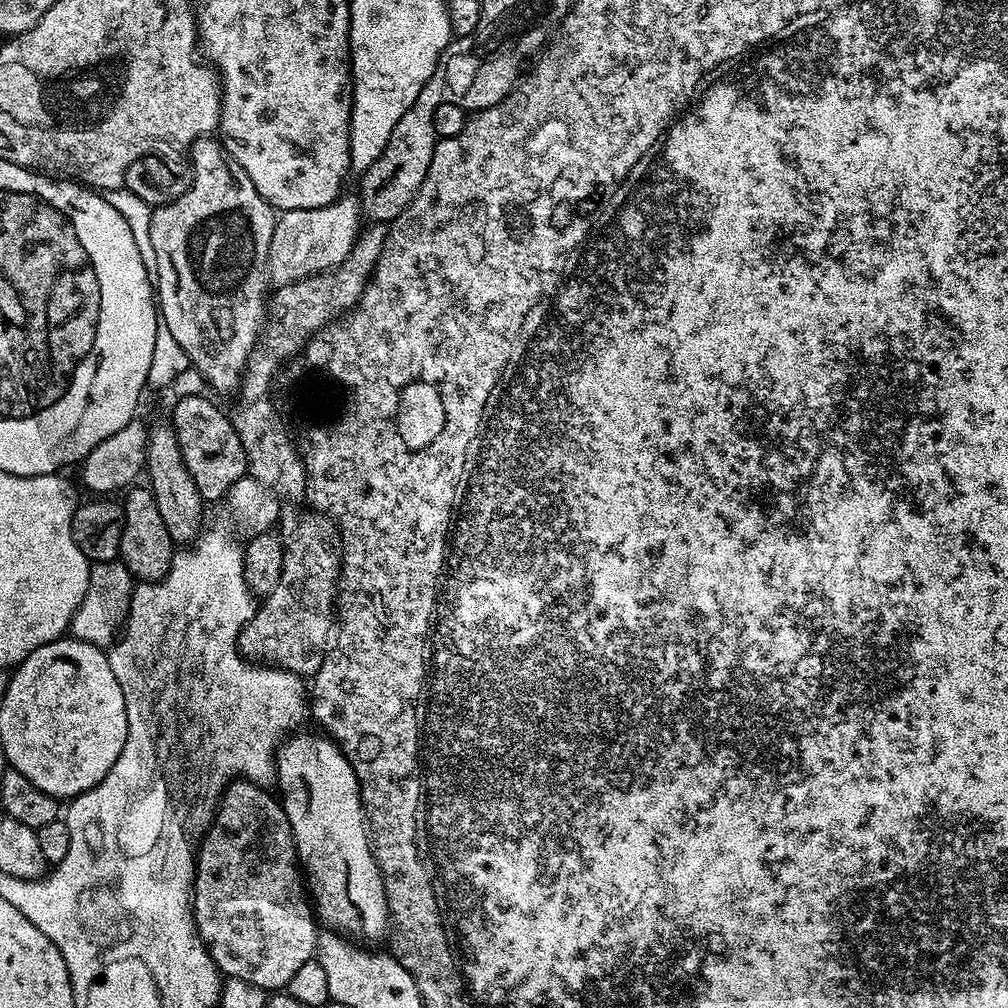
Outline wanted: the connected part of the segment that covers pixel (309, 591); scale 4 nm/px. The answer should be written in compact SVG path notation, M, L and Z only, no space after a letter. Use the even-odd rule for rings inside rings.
M285 511L278 521L278 535L284 551L282 578L278 578L278 586L270 595L263 597L264 605L253 611L236 646L249 662L312 678L322 666L334 632L334 599L341 561L328 549L323 530L308 516Z

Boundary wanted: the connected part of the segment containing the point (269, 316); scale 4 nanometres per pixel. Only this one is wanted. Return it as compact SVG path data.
M373 223L368 227L372 228L365 227L357 235L350 254L346 254L346 258L338 267L319 272L316 276L307 276L304 280L295 280L292 284L281 284L275 289L276 293L273 291L267 297L262 327L244 365L238 391L235 393L236 409L231 409L230 419L244 447L248 472L277 498L303 497L306 492L306 477L304 464L301 463L300 455L296 453L295 445L286 431L285 421L281 413L280 416L276 413L276 408L268 397L272 375L275 374L280 360L286 359L287 356L295 357L308 336L333 319L336 313L332 312L338 311L339 308L351 309L359 301L373 270L376 269L388 233L387 227L382 224Z

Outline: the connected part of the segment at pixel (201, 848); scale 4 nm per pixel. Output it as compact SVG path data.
M243 778L237 779L225 788L216 810L216 816L198 844L196 882L192 893L192 914L196 917L196 931L200 934L200 941L204 943L204 947L207 948L212 956L212 961L225 977L241 979L265 990L284 990L287 989L290 978L294 978L296 971L302 967L302 962L313 959L316 955L318 947L316 922L318 923L318 920L314 915L314 908L310 903L309 893L306 891L306 880L298 863L296 843L292 837L290 822L284 813L283 803L273 793L272 797L268 791L267 787L253 784L252 781Z

